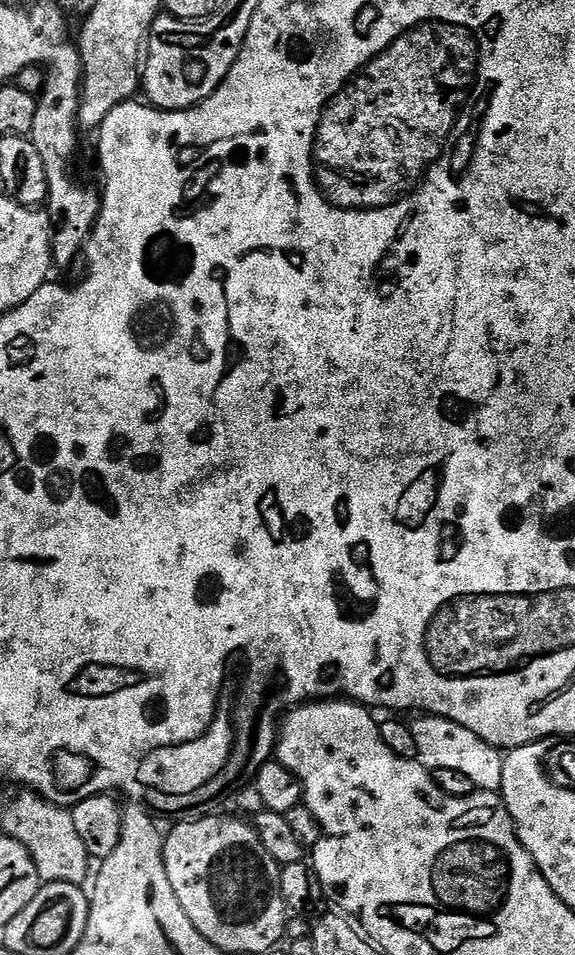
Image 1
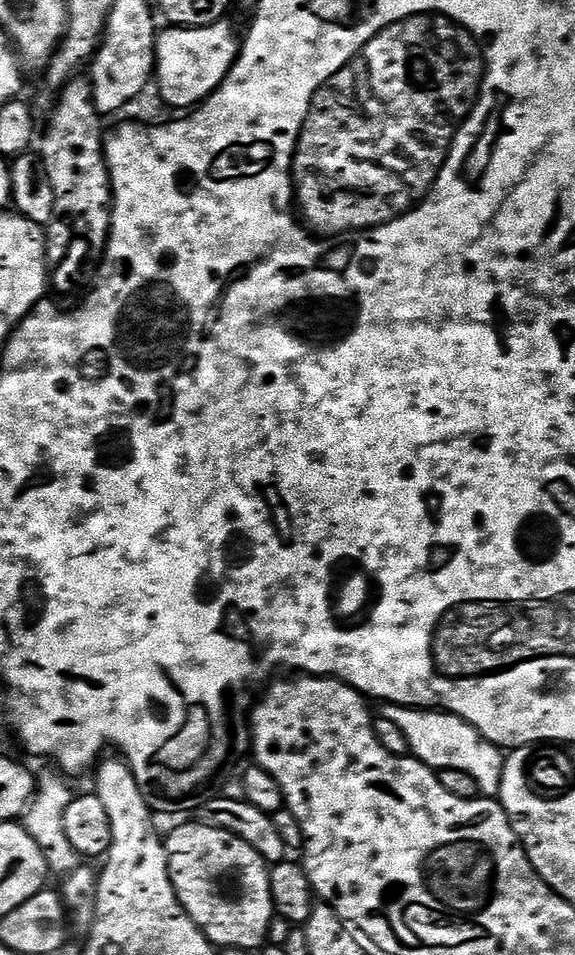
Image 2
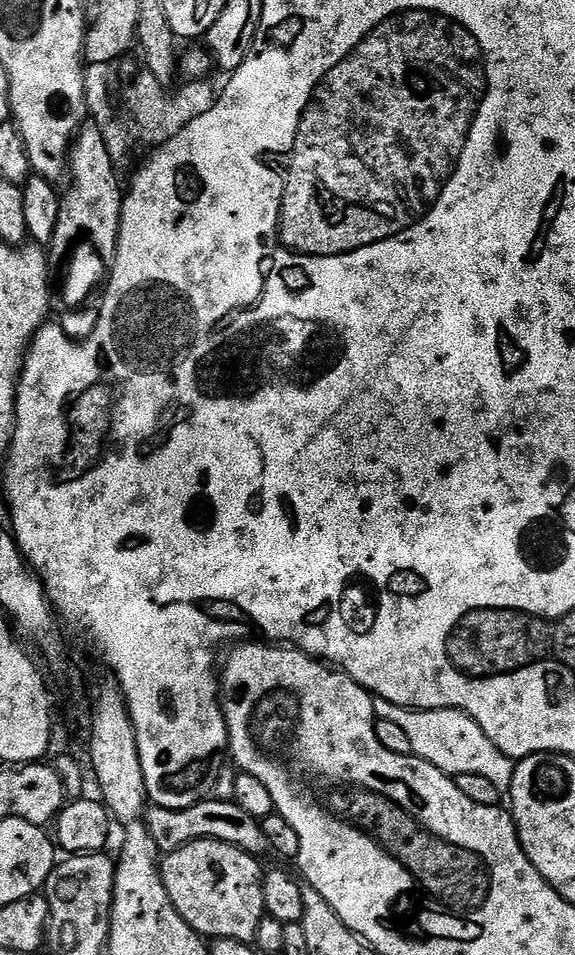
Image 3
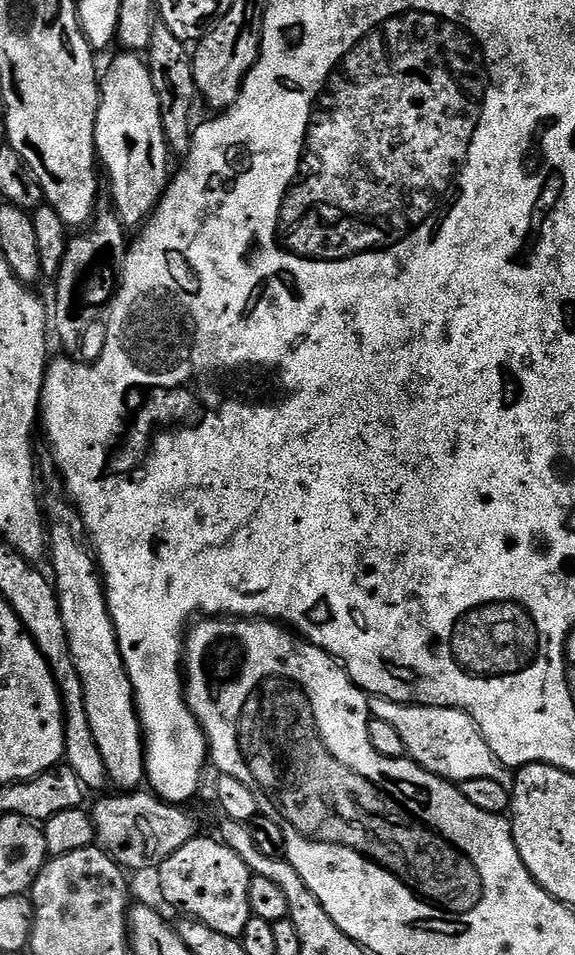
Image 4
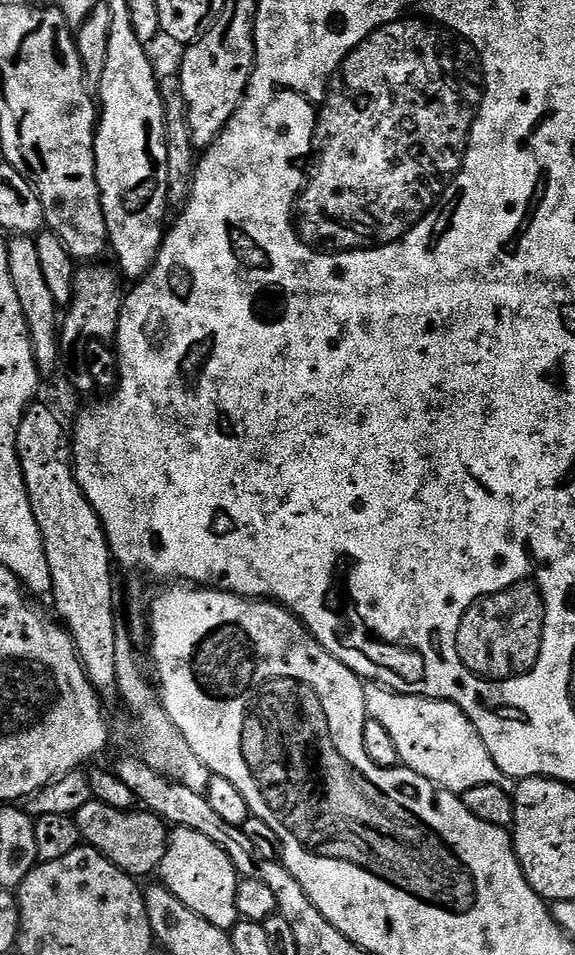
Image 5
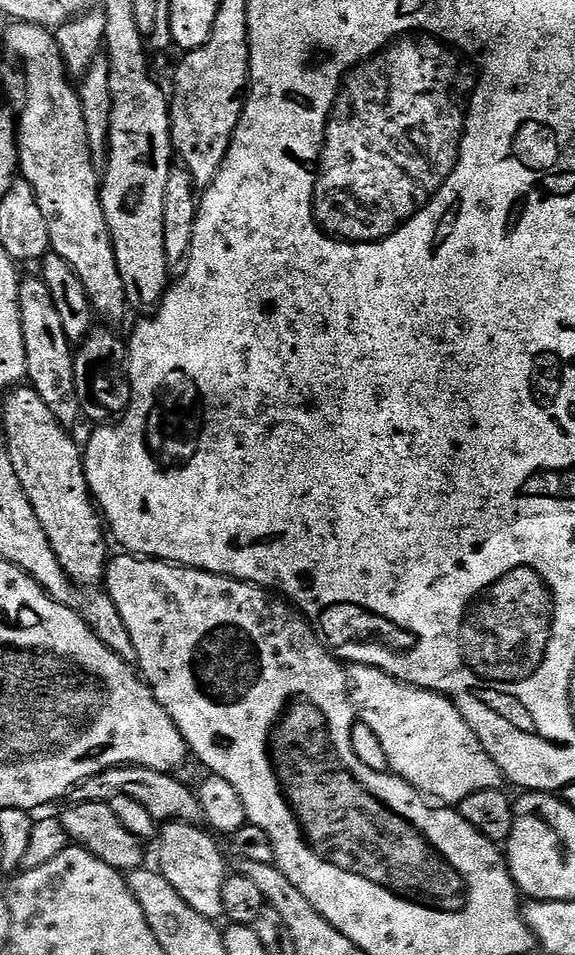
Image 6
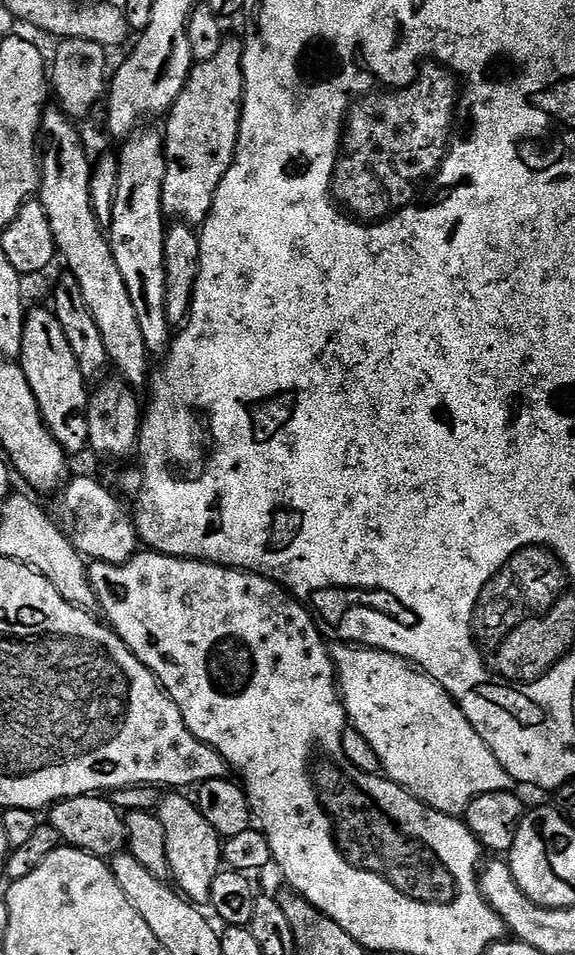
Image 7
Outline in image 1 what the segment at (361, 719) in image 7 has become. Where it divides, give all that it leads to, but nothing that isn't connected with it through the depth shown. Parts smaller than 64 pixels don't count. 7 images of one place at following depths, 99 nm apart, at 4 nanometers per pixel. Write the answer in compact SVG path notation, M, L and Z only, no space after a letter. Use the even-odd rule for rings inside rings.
M427 714L411 721L414 734L416 759L429 770L458 770L458 774L466 774L470 778L473 789L482 792L499 793L502 786L502 766L504 756L501 749L490 746L478 734L466 730L466 726L458 726L458 722L450 722L441 716Z

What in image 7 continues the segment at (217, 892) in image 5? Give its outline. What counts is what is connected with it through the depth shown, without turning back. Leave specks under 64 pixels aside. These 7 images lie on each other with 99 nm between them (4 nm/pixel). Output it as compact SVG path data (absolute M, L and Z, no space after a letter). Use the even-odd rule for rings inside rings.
M165 795L158 805L158 815L162 830L166 830L166 858L170 862L175 887L193 904L207 905L210 886L214 886L214 878L222 871L221 836L210 822L206 822L206 818L202 818L200 808L191 795Z

